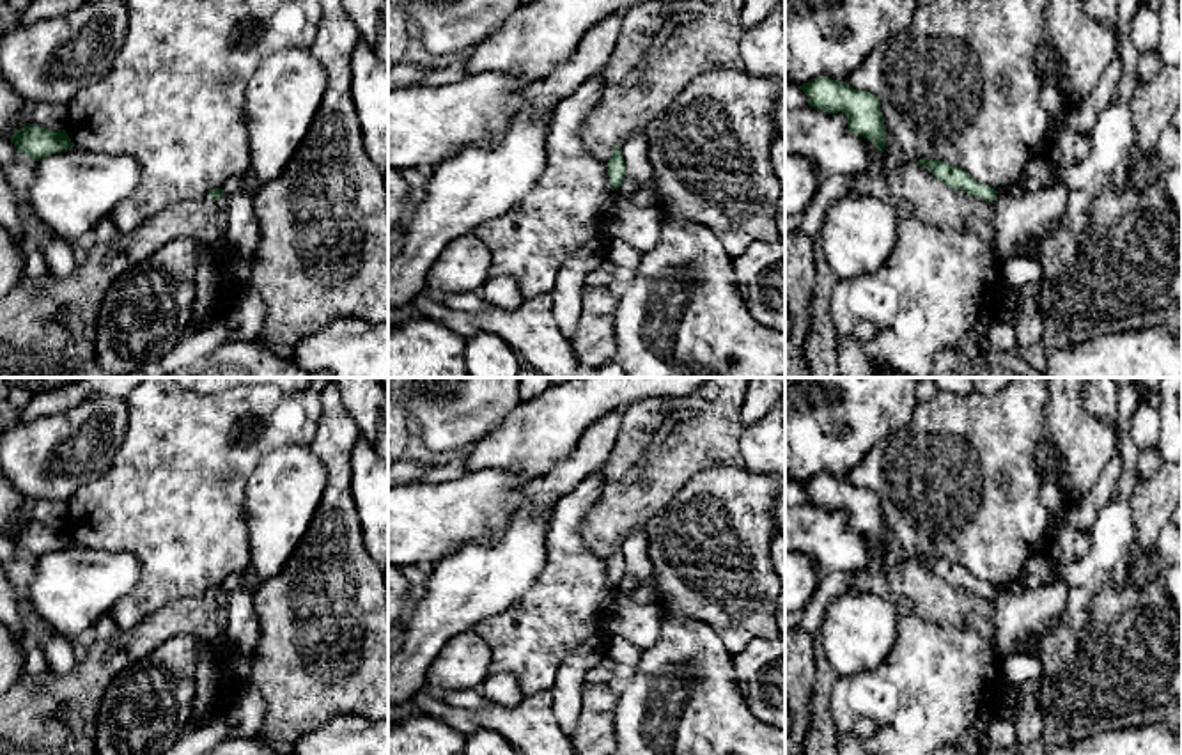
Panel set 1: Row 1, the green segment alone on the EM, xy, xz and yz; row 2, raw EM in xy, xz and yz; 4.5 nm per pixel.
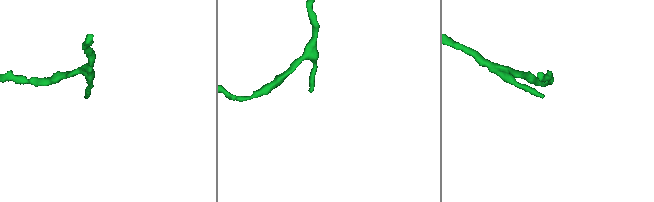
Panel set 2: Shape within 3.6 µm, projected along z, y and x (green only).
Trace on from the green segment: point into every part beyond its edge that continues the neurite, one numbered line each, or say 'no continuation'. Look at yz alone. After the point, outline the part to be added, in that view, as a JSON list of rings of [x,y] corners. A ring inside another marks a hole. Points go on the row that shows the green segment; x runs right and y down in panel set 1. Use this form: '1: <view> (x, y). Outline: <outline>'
no continuation

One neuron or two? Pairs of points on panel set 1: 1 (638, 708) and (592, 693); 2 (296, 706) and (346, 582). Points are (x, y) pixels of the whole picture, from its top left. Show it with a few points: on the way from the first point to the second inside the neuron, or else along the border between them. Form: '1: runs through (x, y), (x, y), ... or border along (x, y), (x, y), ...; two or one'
1: border along (619, 697), (614, 736); two
2: runs through (307, 676), (311, 665), (326, 647), (326, 612); one

